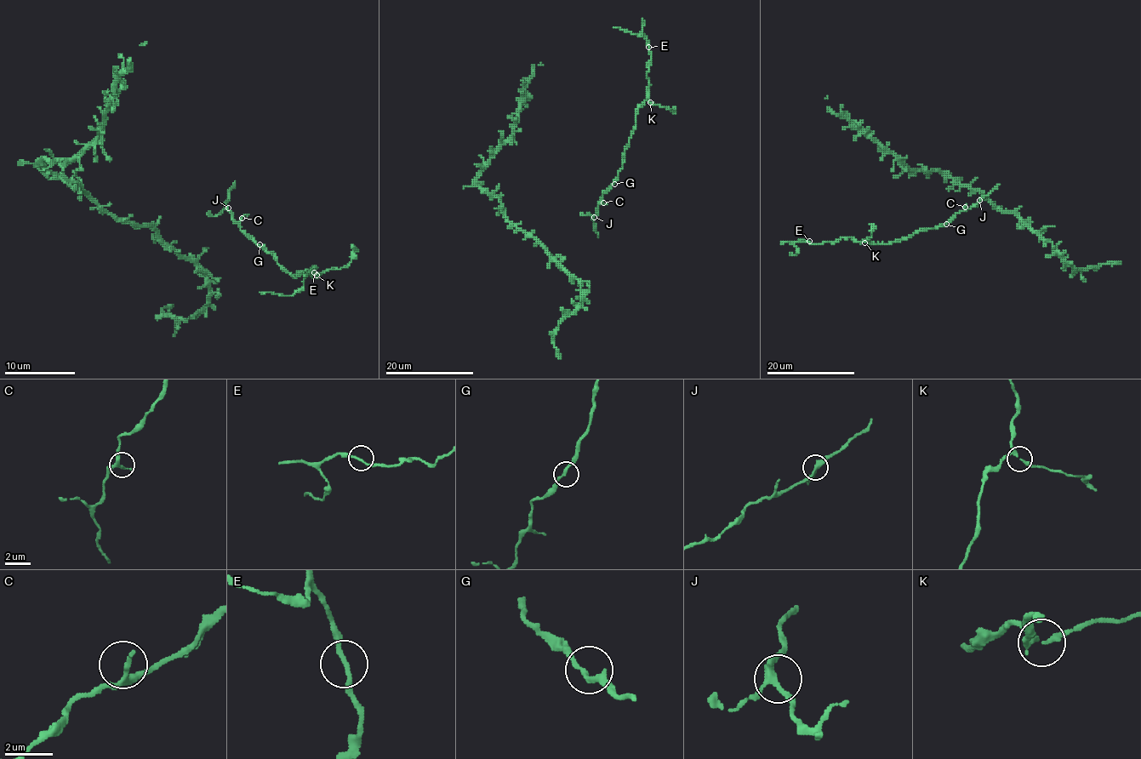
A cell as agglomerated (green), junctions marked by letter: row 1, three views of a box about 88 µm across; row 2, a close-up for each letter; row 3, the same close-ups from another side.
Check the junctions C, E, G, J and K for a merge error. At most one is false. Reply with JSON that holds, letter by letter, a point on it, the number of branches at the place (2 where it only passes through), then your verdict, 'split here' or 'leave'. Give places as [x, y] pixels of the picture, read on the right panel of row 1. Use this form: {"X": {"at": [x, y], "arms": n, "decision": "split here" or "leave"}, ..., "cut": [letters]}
{"C": {"at": [965, 207], "arms": 2, "decision": "leave"}, "E": {"at": [809, 241], "arms": 2, "decision": "leave"}, "G": {"at": [946, 224], "arms": 2, "decision": "leave"}, "J": {"at": [979, 200], "arms": 3, "decision": "leave"}, "K": {"at": [864, 242], "arms": 3, "decision": "leave"}, "cut": []}

